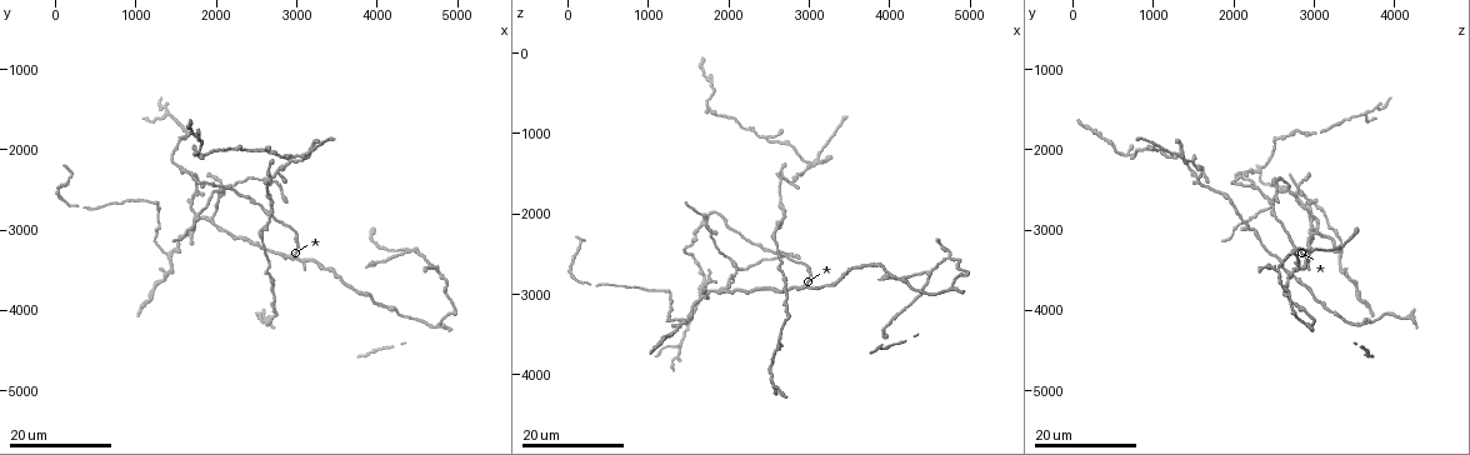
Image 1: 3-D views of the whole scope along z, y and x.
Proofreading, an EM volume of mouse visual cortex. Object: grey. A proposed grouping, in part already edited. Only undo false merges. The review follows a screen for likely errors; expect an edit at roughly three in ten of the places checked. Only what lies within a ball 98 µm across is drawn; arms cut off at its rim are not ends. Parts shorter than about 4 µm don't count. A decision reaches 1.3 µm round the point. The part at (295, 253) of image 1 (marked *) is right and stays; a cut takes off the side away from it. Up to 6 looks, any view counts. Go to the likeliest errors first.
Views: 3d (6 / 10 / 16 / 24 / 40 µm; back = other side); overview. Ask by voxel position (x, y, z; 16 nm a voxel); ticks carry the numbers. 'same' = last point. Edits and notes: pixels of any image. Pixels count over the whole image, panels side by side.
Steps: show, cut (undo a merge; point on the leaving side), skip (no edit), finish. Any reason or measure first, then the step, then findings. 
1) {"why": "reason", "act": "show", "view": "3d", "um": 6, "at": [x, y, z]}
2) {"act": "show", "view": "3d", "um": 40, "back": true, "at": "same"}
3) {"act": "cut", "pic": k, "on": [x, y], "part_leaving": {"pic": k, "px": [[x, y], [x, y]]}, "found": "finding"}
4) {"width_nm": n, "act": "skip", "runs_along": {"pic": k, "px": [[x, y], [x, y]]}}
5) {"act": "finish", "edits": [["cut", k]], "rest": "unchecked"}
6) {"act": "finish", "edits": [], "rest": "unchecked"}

{"why": "four-way junction", "act": "show", "view": "3d", "um": 16, "at": [3050, 2100, 1400]}

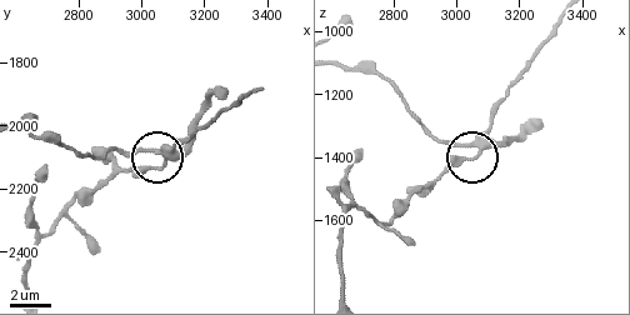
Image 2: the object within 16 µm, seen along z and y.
{"act": "show", "view": "3d", "um": 6, "at": [3050, 2070, 1360]}

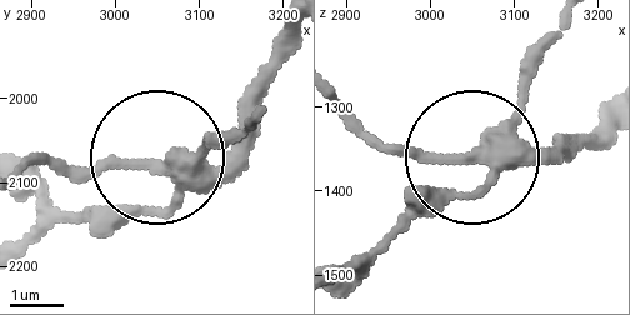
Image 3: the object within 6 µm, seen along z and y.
{"width_nm": 310, "act": "cut", "pic": 3, "on": [213, 134], "part_leaving": {"pic": 3, "px": [[173, 164], [245, 128]]}, "found": "two neurons meet here"}

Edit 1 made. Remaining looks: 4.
{"act": "show", "view": "overview"}

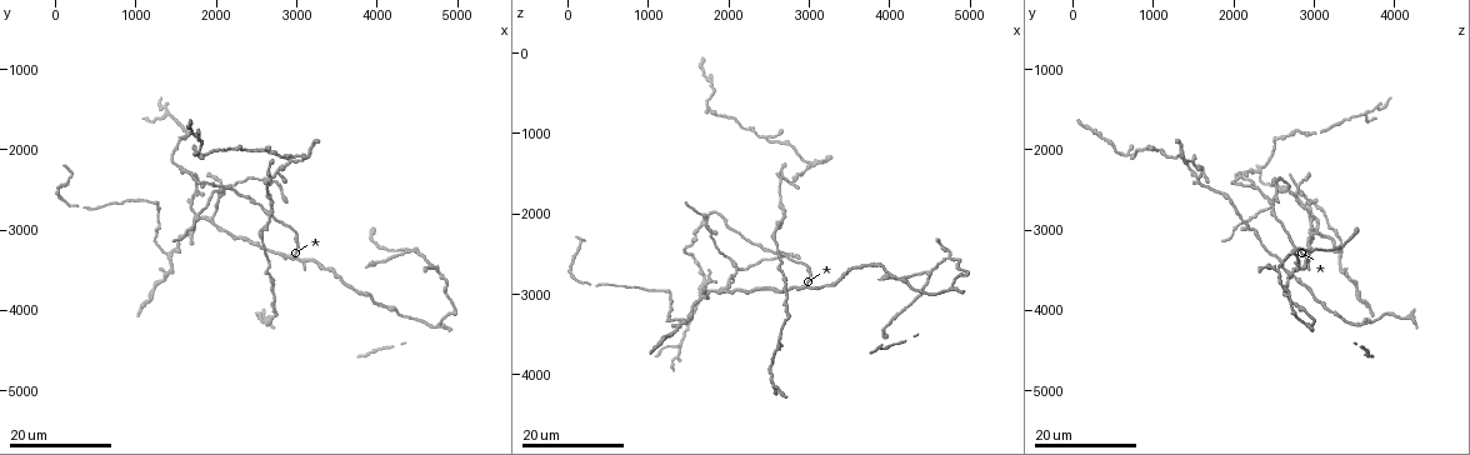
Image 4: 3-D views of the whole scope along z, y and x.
{"why": "side arm on a straight run", "act": "show", "view": "3d", "um": 24, "at": [1700, 2350, 2050]}

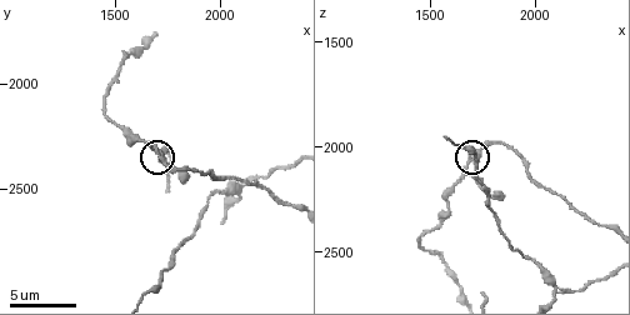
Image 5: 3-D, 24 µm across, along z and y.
{"act": "show", "view": "3d", "um": 10, "at": "same"}

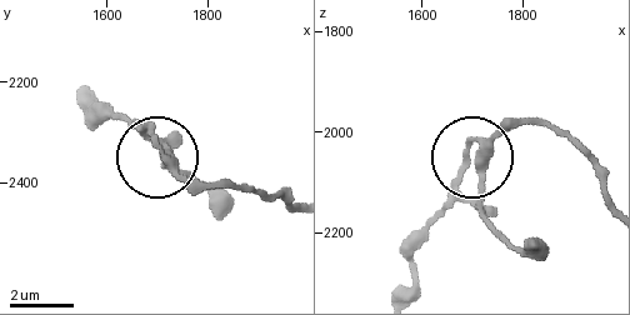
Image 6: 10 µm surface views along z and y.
{"side_arm_um": 5, "act": "skip", "runs_along": {"pic": 6, "px": [[609, 194], [571, 145], [514, 120], [474, 161], [490, 231]]}, "found": "continuous, no second neuron"}

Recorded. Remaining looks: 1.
{"act": "finish", "edits": [["cut", 3]], "rest": "unchecked"}

